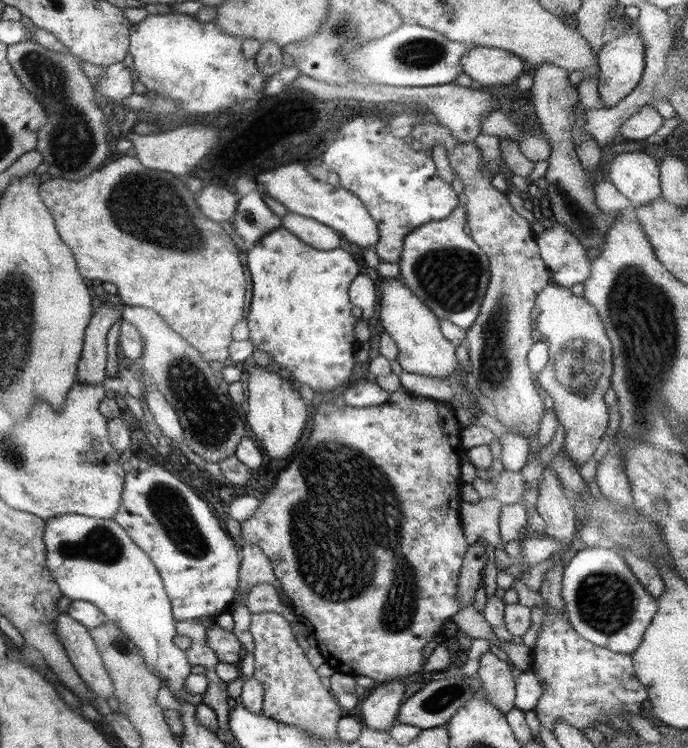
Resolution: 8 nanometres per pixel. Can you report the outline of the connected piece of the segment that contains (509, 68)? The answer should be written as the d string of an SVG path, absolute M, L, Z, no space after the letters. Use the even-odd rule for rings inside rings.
M485 46L469 48L461 56L459 65L461 65L461 72L471 80L487 86L509 84L517 79L523 70L522 59L506 50Z

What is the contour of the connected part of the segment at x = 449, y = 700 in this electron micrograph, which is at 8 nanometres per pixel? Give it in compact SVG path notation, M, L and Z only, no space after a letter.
M460 676L429 681L422 689L400 703L397 721L399 724L413 726L419 730L445 725L474 693L469 684Z

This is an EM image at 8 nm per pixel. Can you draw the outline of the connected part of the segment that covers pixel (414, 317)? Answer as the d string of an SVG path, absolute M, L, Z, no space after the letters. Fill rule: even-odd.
M384 278L380 284L379 294L381 295L381 311L379 312L380 324L385 333L397 345L397 358L395 368L410 374L419 374L423 377L443 381L450 378L457 370L458 363L455 359L456 348L441 334L439 319L431 313L411 290L408 290L403 281L395 278Z

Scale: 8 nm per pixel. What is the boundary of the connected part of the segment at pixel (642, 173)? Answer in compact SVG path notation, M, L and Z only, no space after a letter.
M617 153L607 166L607 174L609 182L632 207L651 203L660 195L659 170L652 154Z

